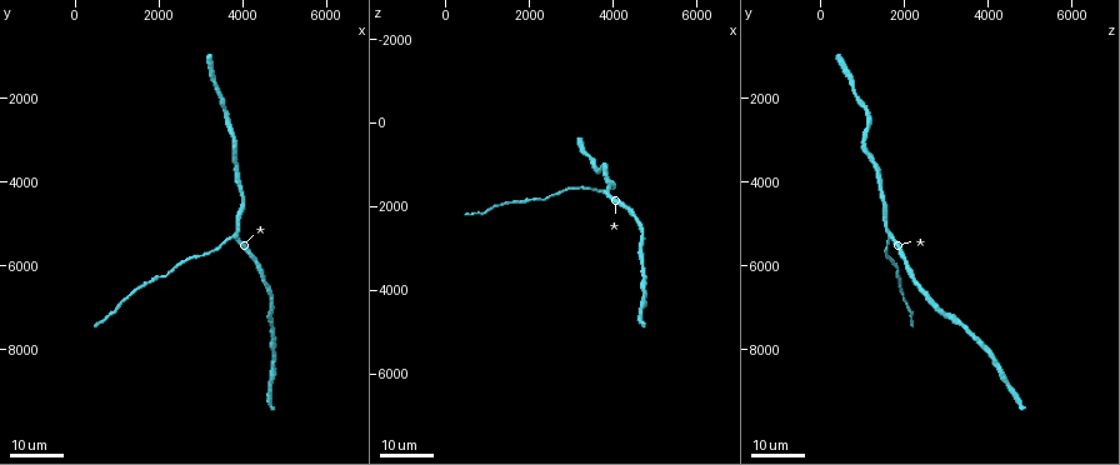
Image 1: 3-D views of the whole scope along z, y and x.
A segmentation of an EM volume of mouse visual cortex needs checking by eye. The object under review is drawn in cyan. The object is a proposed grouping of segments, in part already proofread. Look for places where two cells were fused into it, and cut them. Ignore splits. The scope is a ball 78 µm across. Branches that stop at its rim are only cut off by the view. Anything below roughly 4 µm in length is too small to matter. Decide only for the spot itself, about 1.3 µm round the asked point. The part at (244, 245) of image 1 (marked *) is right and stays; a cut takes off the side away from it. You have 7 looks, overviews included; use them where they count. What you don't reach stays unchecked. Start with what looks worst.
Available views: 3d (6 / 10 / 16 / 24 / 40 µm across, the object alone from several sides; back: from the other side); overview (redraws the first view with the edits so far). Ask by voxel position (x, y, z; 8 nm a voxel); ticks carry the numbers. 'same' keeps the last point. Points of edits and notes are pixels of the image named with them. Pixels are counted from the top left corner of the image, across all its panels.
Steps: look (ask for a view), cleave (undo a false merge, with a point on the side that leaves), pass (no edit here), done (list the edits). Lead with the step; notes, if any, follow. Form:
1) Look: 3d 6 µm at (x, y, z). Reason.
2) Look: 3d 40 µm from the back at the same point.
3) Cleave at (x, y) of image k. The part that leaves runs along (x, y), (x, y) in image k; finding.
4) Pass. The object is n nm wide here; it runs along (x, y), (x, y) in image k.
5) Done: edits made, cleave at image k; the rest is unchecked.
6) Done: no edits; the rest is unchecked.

Look: 3d 16 µm at (3850, 5200, 1650).

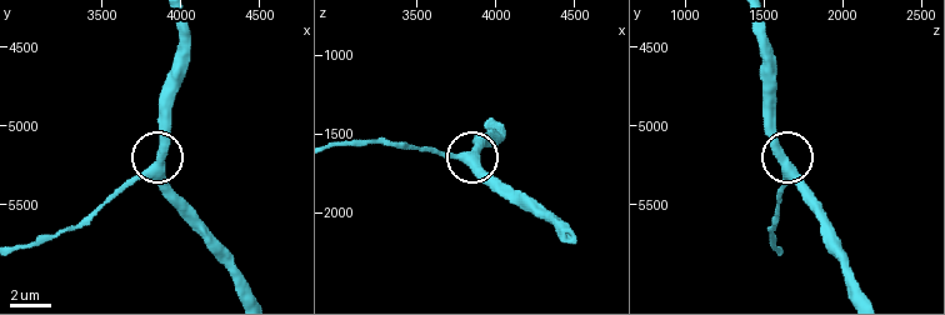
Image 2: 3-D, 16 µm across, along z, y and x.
Look: 3d 10 µm at (3800, 5260, 1620).

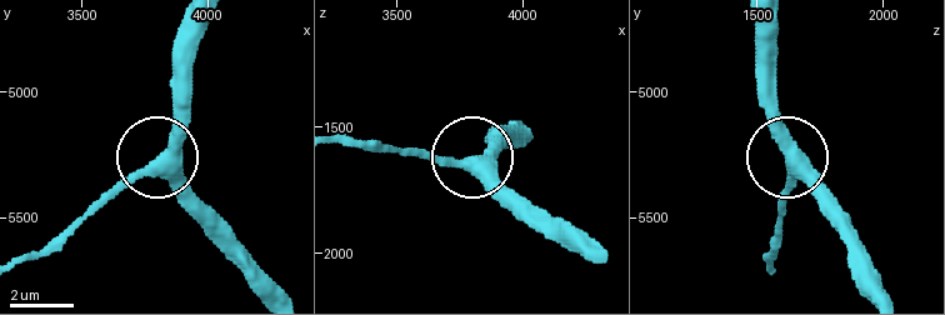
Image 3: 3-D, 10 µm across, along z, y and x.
Pass. The side arm is 35 µm long; 3 arms meet here; all the same cell.

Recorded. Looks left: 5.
Look: 3d 16 µm at (1800, 6400, 1850). Sudden change in width.

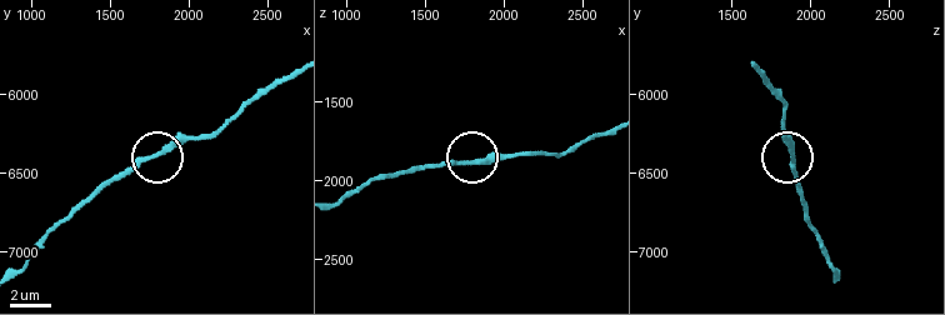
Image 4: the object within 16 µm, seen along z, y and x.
Look: 3d 10 µm at (1780, 6400, 1880).

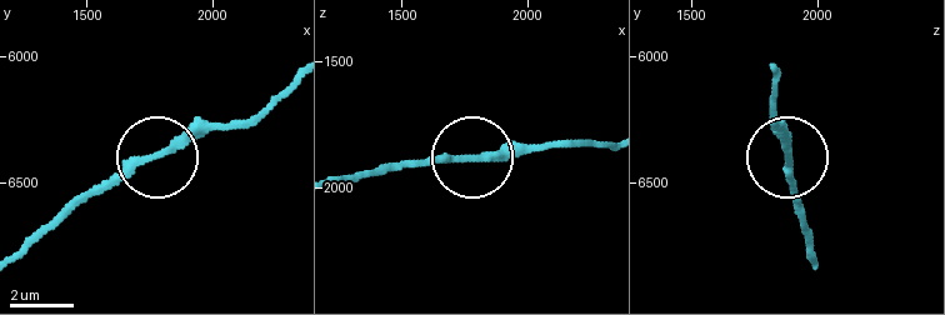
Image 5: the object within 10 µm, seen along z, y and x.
Pass. It runs along (774, 70), (793, 213) in image 5; all the same cell.

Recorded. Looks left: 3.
Look: 3d 24 µm at (3150, 5750, 1500). A narrow waist.

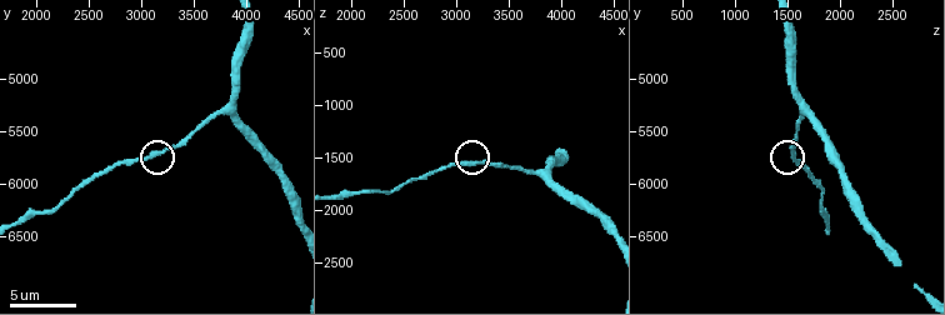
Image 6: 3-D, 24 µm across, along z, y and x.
Look: 3d 6 µm at (3240, 5660, 1540).

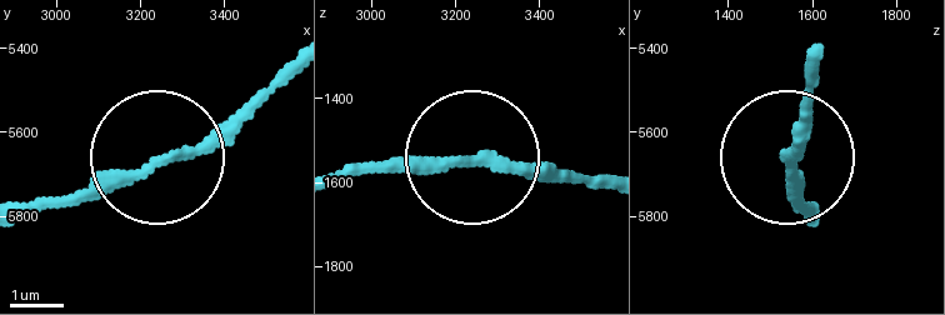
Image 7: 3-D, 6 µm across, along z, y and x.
Pass. It runs along (598, 188), (490, 161), (346, 161) in image 7; all the same cell.

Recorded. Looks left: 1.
Done: no edits; the rest is unchecked.

